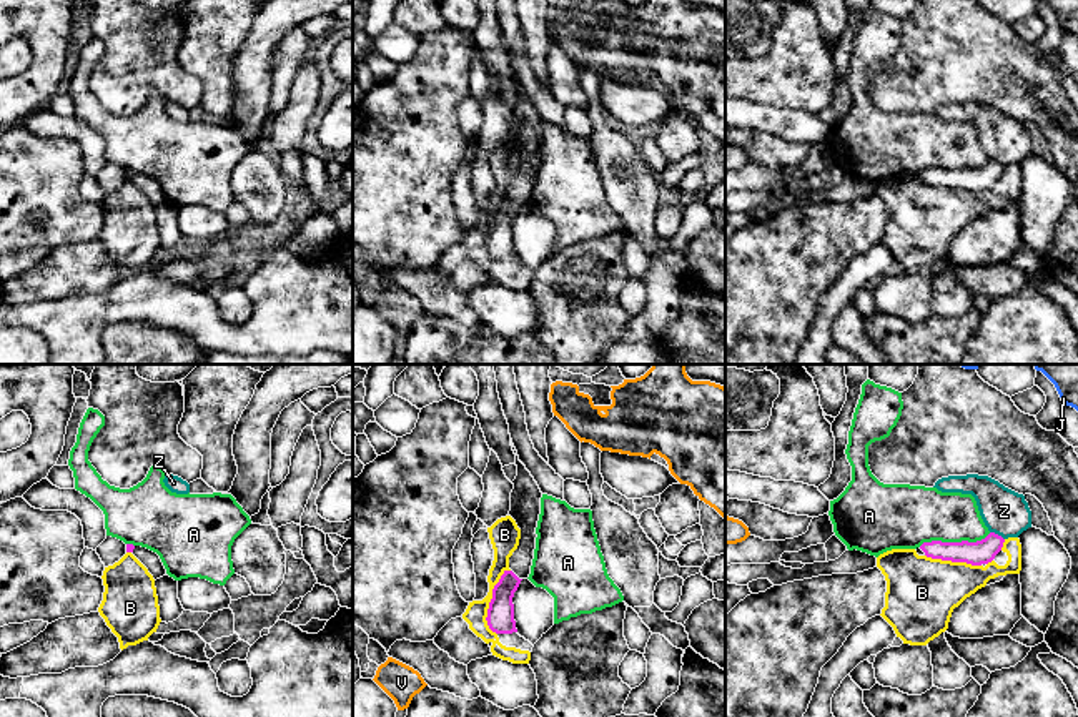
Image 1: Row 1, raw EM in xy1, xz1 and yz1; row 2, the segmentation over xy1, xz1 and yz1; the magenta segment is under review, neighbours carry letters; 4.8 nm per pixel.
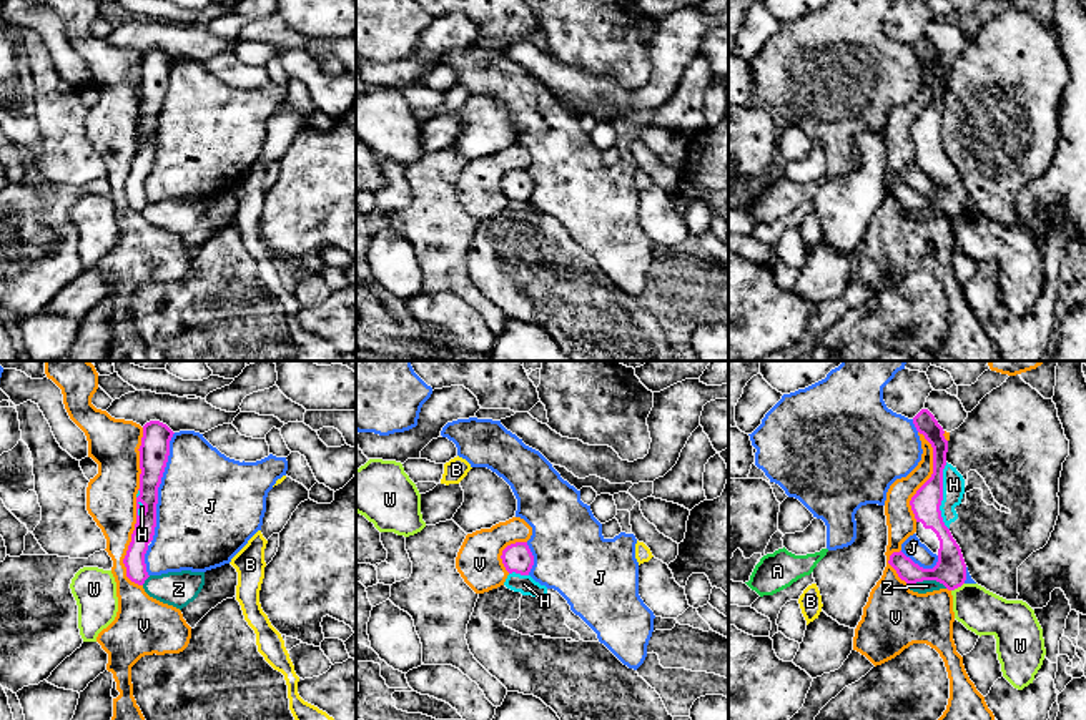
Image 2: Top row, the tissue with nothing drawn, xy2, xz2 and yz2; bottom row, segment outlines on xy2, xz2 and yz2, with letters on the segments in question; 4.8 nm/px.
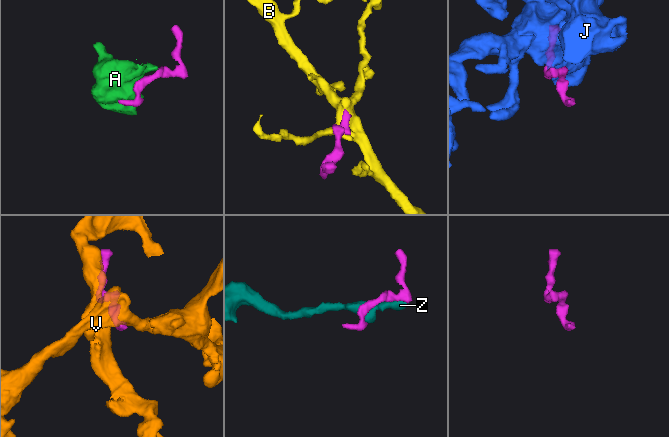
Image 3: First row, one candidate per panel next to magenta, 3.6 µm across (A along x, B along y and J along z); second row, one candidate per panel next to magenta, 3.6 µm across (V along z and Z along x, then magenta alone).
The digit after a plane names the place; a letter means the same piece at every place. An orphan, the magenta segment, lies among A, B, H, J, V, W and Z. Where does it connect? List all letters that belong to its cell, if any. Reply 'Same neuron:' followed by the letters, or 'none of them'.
Same neuron: none of them

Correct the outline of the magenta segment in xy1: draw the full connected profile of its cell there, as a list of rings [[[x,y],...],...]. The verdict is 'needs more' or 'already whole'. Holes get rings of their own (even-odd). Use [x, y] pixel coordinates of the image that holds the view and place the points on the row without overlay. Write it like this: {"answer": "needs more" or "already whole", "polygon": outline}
{"answer": "needs more", "polygon": [[[126,171],[126,180],[131,180],[148,196],[155,208],[166,203],[166,196],[156,180],[133,171]]]}

